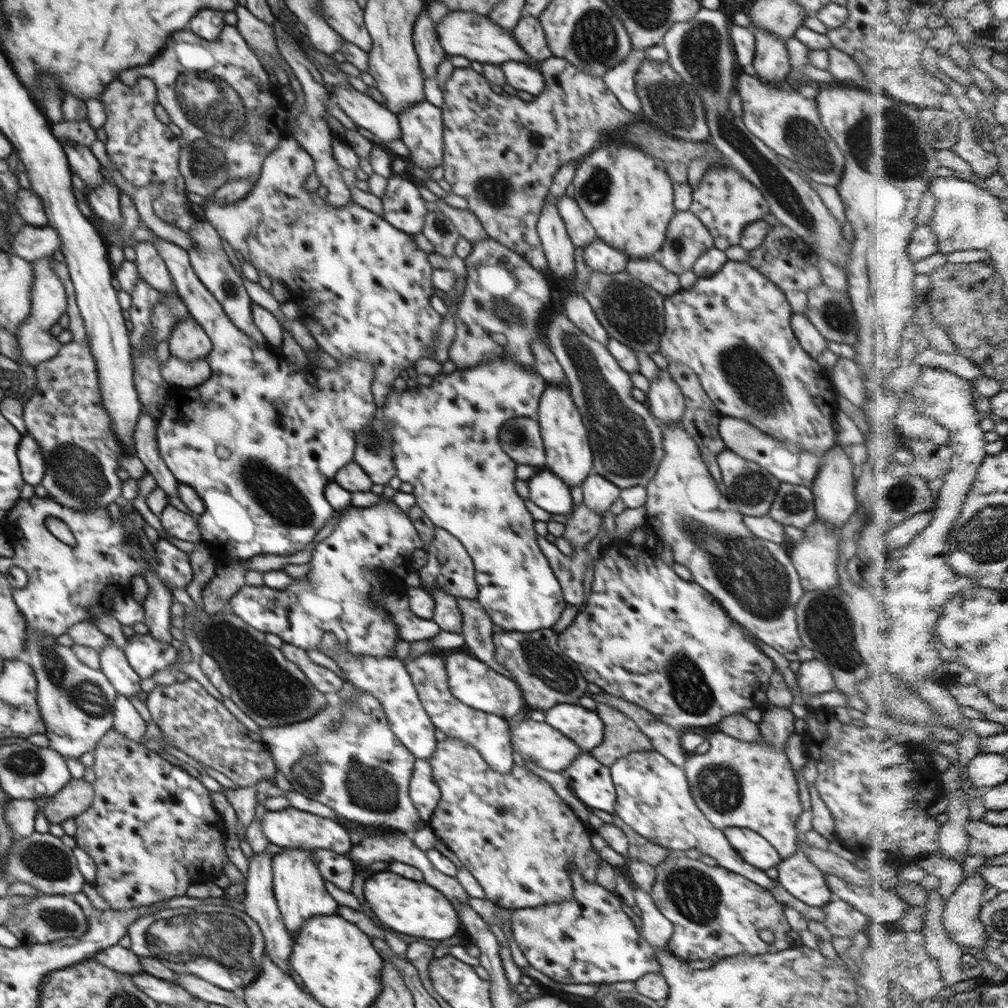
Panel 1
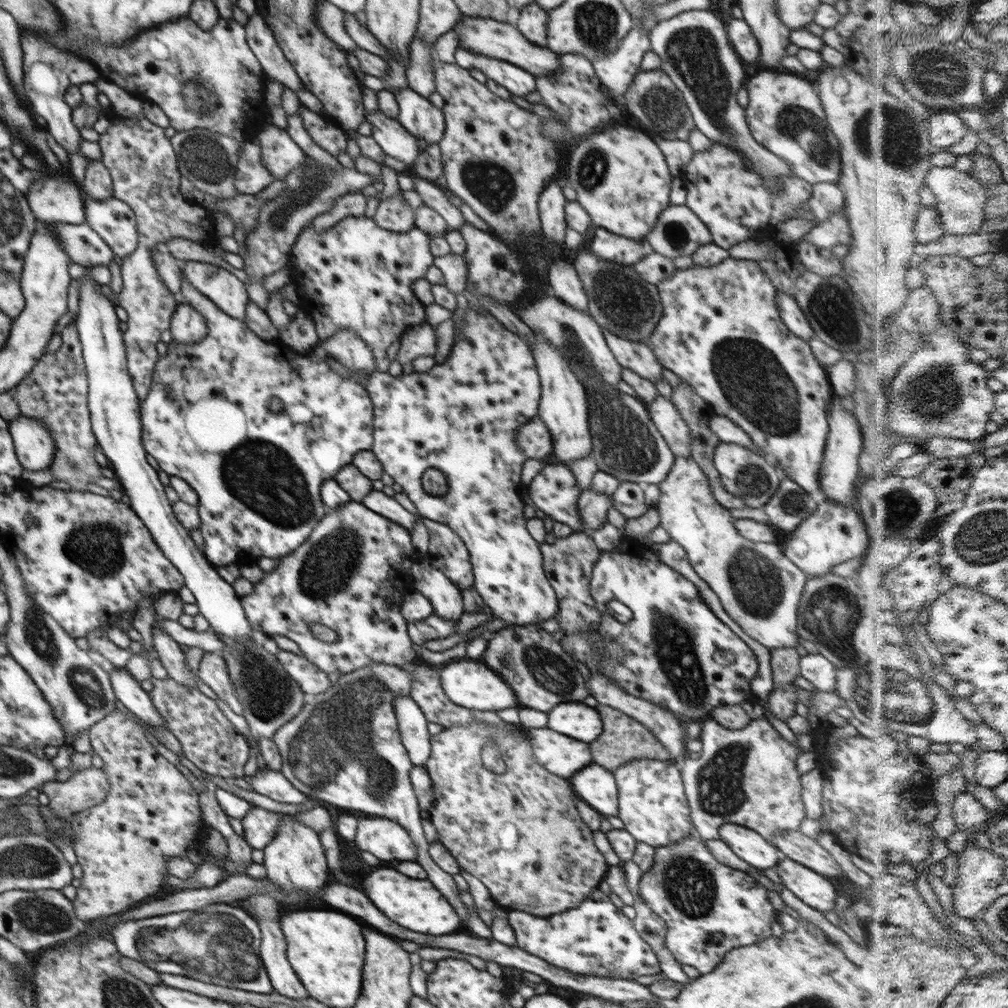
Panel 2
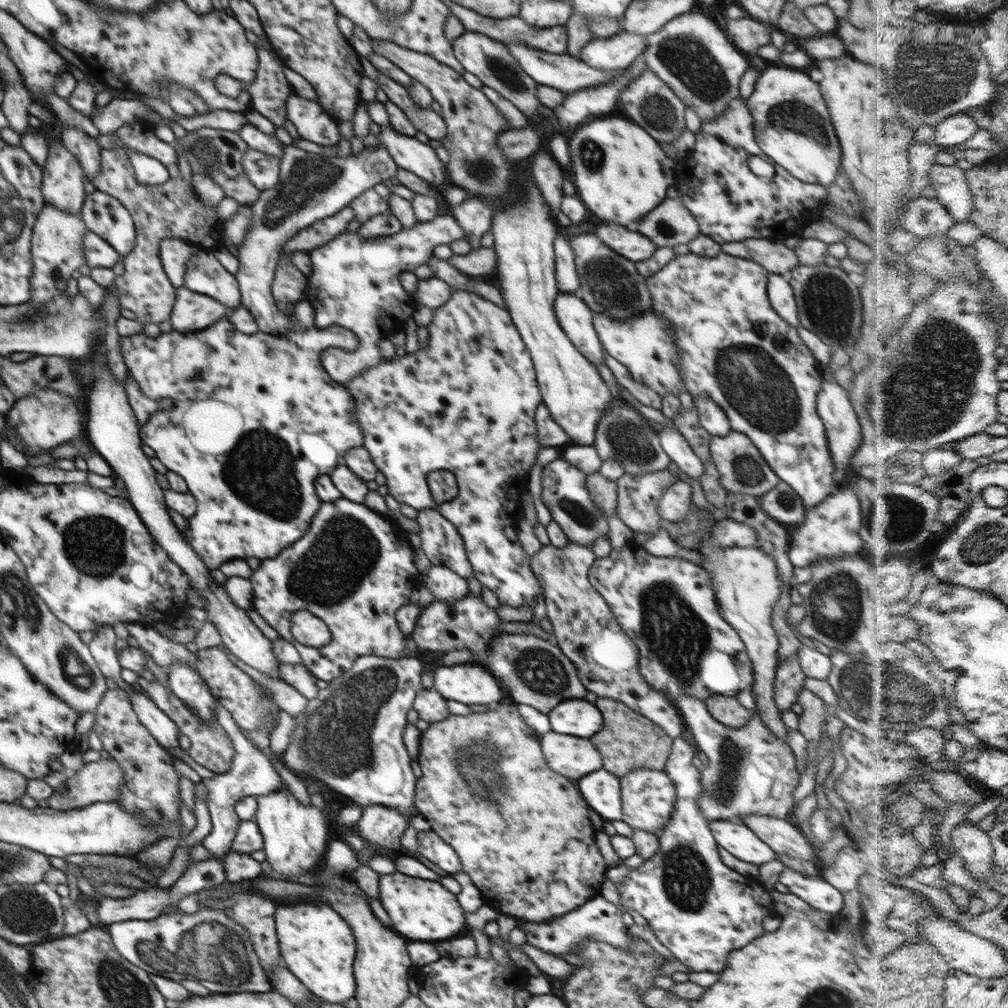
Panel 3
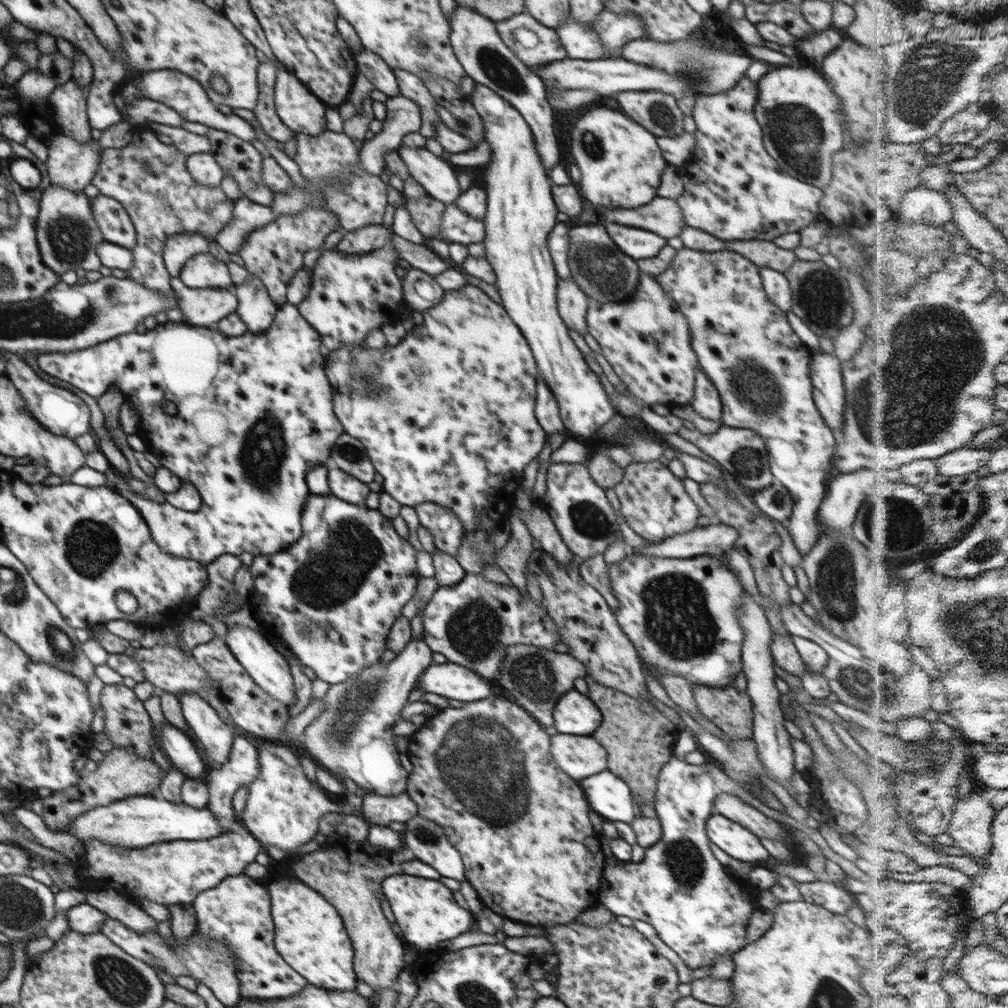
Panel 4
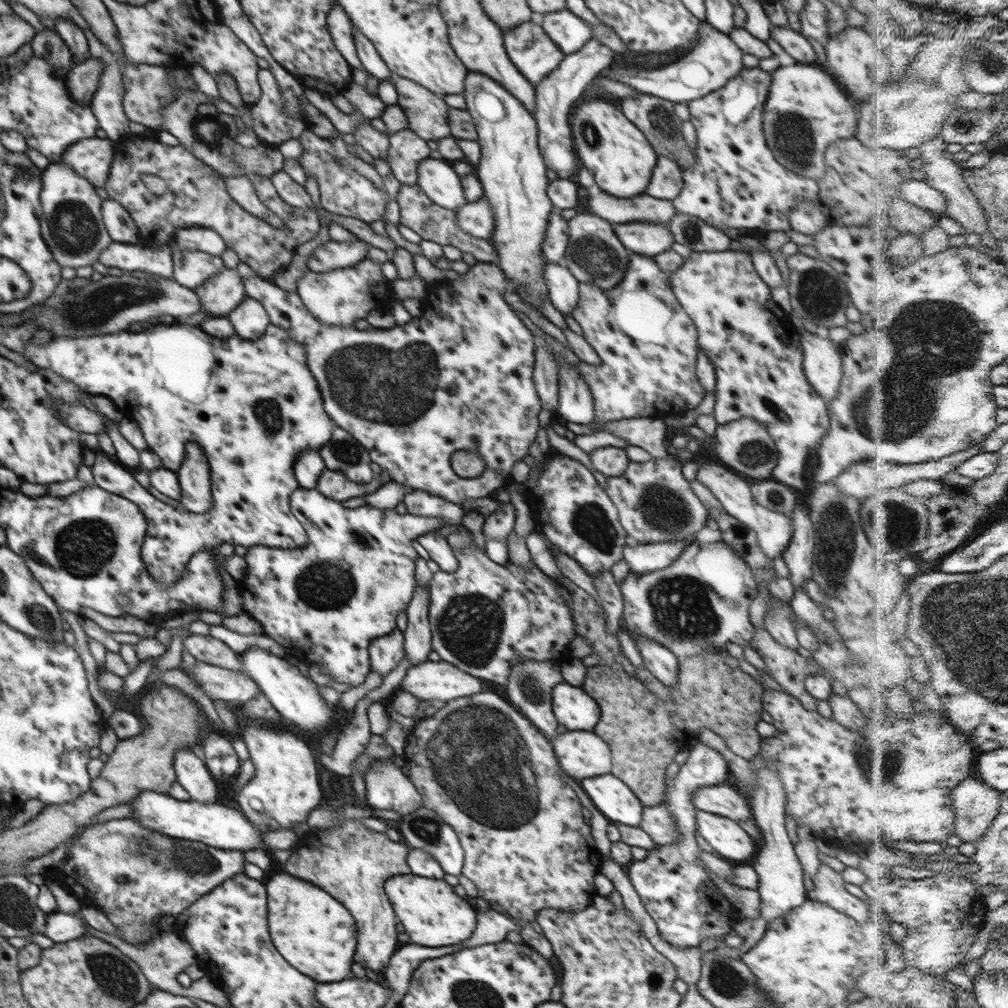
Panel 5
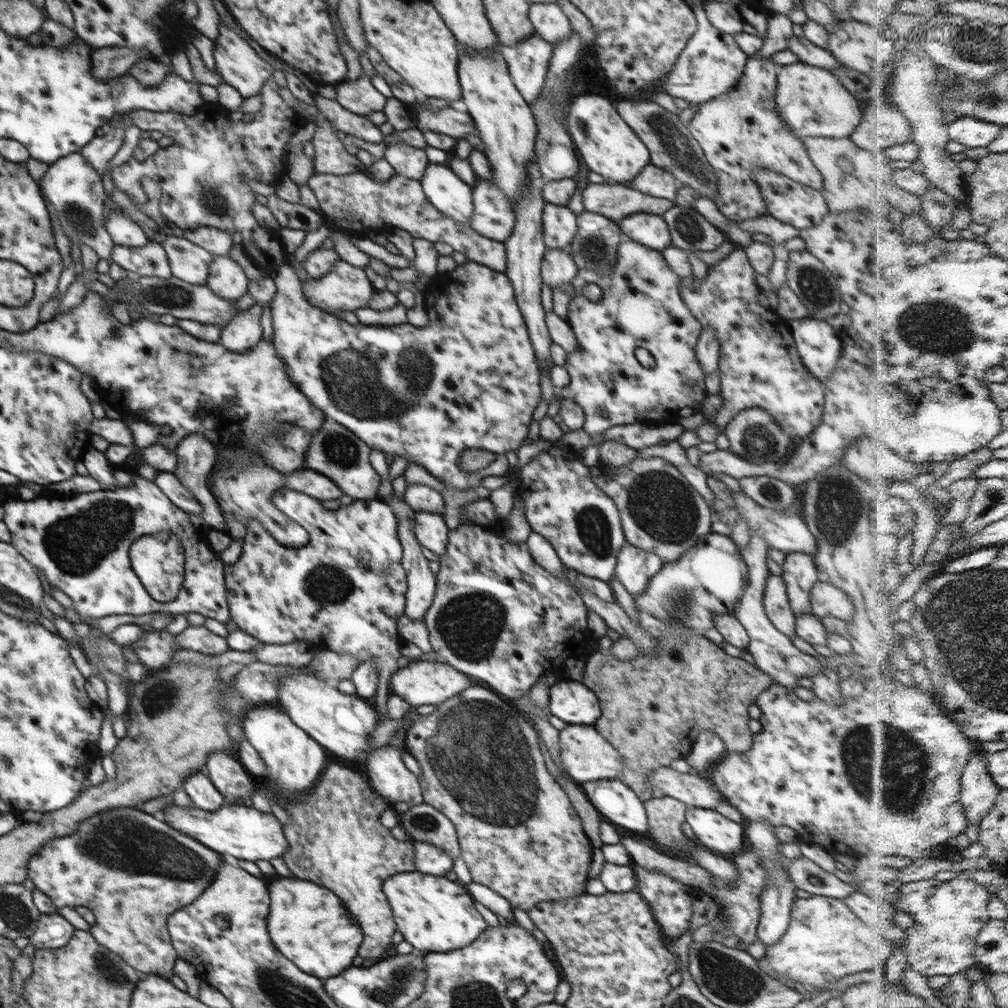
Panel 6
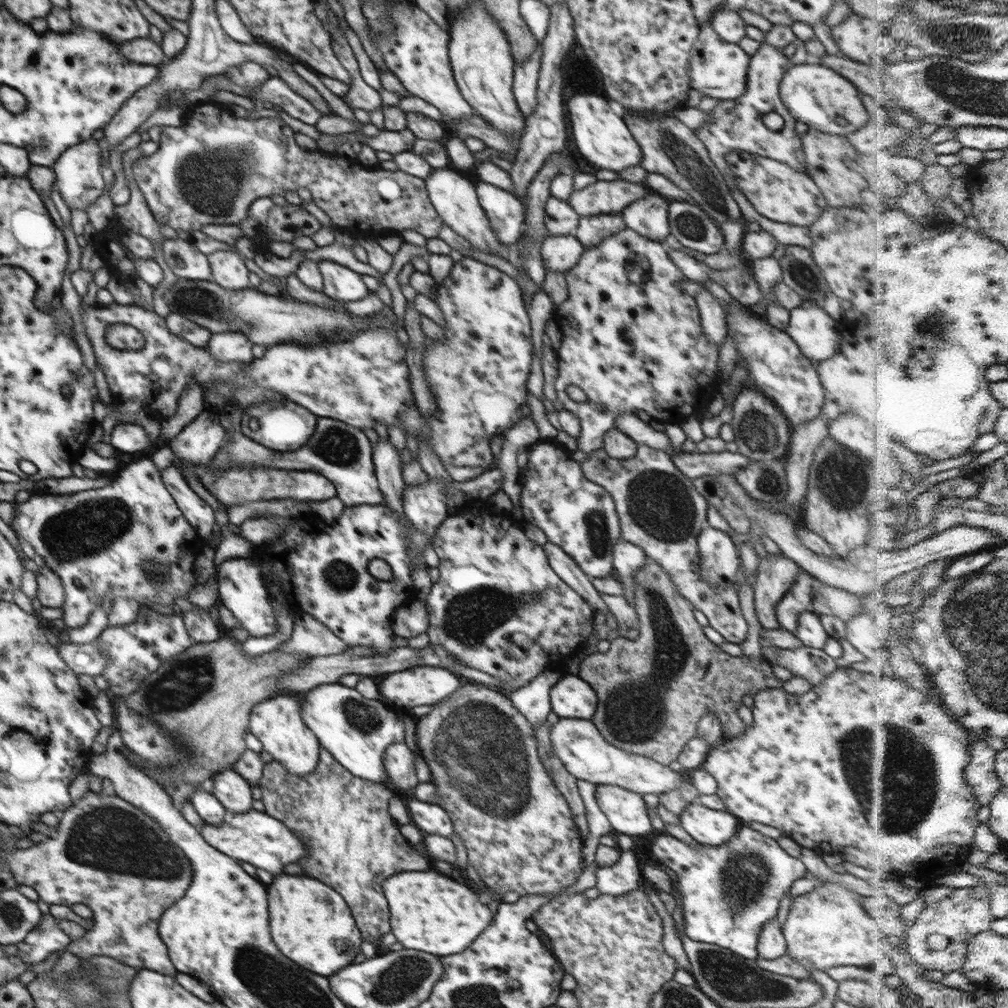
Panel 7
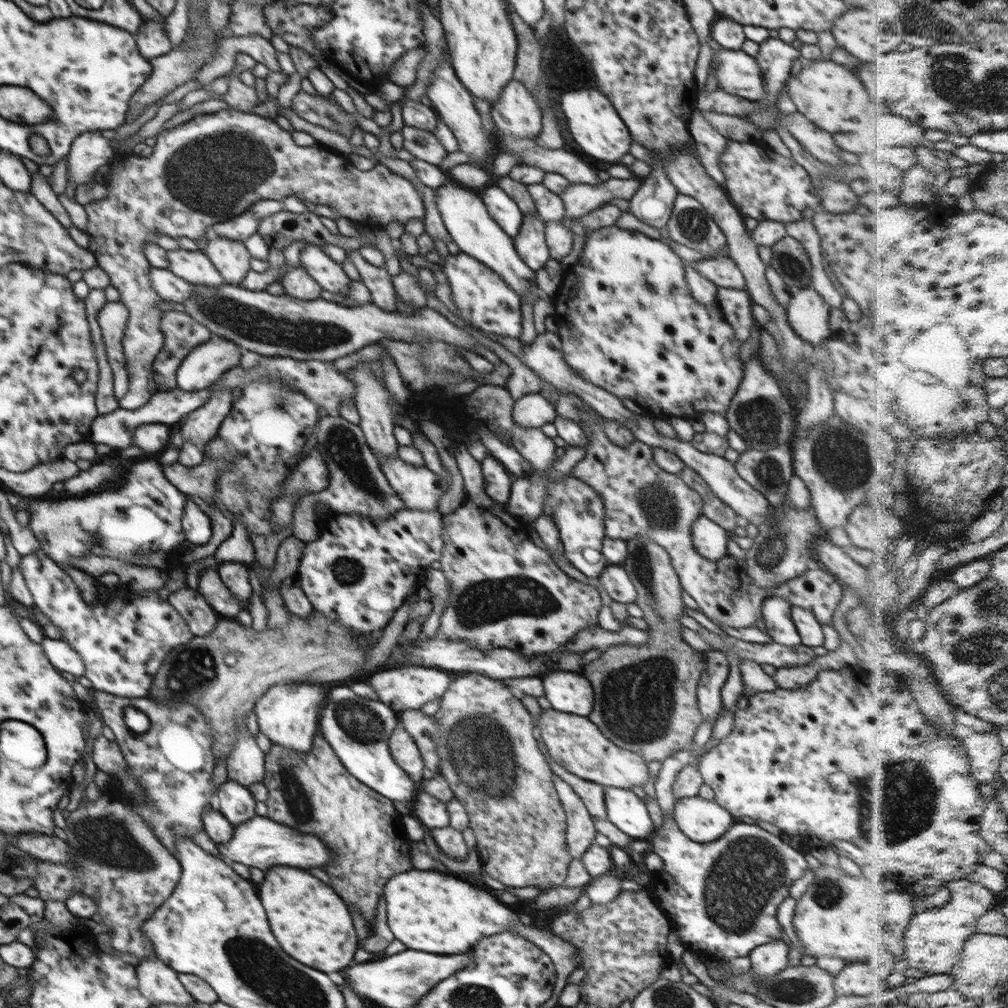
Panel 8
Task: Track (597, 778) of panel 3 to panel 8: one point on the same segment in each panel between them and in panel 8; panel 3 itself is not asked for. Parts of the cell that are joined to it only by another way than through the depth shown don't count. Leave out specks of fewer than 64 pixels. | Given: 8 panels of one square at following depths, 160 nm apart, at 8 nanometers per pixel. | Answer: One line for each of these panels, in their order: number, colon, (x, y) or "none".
4: (611, 797)
5: (615, 799)
6: (614, 800)
7: (626, 811)
8: (627, 811)

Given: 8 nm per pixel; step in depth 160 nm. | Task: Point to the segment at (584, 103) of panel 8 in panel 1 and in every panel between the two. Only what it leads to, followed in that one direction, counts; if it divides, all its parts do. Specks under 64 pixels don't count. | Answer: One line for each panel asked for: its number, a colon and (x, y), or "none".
1: (626, 195)
2: (621, 178)
3: (638, 173)
4: (601, 141)
5: (613, 150)
6: (607, 144)
7: (603, 138)

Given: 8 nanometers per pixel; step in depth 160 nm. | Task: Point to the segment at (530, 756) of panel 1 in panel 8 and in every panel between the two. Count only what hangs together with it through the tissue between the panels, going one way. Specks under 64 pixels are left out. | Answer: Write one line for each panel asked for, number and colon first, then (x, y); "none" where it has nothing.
2: (563, 756)
3: (571, 757)
4: (578, 756)
5: (580, 754)
6: (585, 755)
7: (586, 754)
8: (575, 742)

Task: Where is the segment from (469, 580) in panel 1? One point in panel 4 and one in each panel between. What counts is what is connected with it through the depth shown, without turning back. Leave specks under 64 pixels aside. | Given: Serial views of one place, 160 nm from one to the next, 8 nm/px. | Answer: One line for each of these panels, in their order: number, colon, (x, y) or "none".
2: (448, 553)
3: (442, 544)
4: (446, 529)

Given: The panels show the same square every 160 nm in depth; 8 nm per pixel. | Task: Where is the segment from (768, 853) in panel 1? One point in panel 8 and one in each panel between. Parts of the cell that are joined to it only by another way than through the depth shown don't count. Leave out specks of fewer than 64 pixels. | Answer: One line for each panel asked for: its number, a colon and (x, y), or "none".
2: (749, 845)
3: (737, 838)
4: (740, 843)
5: (726, 836)
6: (713, 830)
7: (709, 827)
8: (704, 821)

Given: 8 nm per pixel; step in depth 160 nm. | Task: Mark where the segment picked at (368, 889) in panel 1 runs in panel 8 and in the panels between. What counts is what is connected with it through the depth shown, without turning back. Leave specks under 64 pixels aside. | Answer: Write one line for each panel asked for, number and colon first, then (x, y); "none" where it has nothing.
2: (413, 903)
3: (419, 909)
4: (424, 909)
5: (432, 915)
6: (435, 915)
7: (429, 912)
8: (427, 911)

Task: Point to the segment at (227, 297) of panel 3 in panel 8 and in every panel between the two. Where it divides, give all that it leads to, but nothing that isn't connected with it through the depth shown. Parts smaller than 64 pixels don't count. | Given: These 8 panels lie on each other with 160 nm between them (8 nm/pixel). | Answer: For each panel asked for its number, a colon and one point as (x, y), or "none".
4: (203, 270)
5: (191, 268)
6: (189, 262)
7: (184, 259)
8: (194, 267)

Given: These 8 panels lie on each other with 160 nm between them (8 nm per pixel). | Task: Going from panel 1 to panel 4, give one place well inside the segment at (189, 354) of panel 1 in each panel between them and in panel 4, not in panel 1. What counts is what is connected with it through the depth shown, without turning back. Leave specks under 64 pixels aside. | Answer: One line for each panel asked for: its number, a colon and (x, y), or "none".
2: (188, 326)
3: (192, 312)
4: (204, 307)

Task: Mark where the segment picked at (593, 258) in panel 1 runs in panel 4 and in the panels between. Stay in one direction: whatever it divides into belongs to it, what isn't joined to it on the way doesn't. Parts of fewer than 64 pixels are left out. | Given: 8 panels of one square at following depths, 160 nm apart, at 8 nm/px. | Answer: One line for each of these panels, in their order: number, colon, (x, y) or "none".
2: (619, 249)
3: (636, 247)
4: (637, 243)

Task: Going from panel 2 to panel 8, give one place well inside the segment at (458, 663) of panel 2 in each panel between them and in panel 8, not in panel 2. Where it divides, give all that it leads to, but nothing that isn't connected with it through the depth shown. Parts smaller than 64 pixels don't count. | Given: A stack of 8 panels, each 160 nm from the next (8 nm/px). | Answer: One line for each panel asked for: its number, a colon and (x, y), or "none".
3: (468, 684)
4: (454, 682)
5: (440, 681)
6: (422, 682)
7: (418, 686)
8: (409, 688)

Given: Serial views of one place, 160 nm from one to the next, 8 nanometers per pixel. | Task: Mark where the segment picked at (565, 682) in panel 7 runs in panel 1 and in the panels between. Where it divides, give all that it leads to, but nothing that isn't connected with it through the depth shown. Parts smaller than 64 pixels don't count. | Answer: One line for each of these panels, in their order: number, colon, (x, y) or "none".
1: (584, 727)
2: (580, 721)
3: (579, 718)
4: (574, 714)
5: (573, 708)
6: (572, 701)

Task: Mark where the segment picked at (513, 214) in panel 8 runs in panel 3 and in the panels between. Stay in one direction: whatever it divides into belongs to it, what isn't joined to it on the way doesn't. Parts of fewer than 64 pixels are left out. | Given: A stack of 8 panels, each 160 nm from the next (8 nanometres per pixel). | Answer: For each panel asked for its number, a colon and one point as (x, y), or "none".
3: (354, 282)
4: (456, 226)
5: (476, 218)
6: (493, 217)
7: (505, 213)

